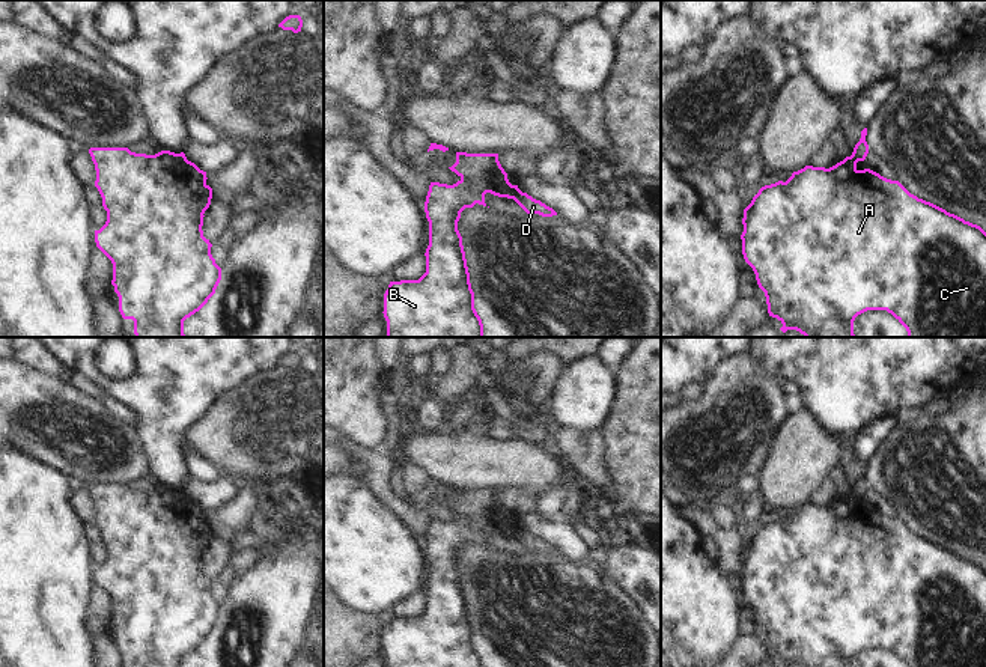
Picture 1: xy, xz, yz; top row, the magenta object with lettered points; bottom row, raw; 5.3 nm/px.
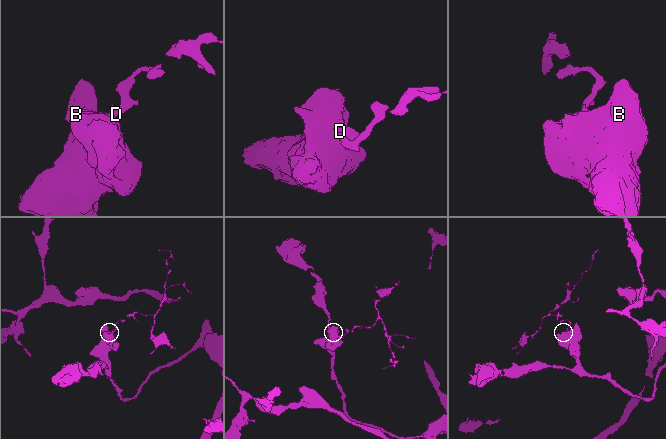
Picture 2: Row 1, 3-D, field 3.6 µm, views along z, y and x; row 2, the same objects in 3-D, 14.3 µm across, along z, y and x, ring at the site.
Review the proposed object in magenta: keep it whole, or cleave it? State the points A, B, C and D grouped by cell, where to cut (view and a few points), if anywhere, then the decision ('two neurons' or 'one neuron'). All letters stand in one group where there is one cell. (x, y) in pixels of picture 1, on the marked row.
A B C / D; cut in xz along (521, 191), (512, 197); two neurons

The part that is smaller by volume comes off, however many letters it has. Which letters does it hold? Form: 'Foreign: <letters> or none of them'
Foreign: D

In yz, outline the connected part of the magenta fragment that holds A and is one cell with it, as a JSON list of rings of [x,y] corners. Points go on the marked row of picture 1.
[[[851,155],[829,169],[805,166],[793,172],[786,182],[778,181],[762,187],[744,209],[742,254],[753,268],[759,288],[765,292],[769,316],[783,324],[780,328],[783,333],[796,330],[805,337],[855,337],[854,321],[867,310],[887,310],[906,328],[908,337],[986,337],[986,232],[918,199],[899,181],[887,179],[870,169],[858,170],[857,163],[858,160]]]

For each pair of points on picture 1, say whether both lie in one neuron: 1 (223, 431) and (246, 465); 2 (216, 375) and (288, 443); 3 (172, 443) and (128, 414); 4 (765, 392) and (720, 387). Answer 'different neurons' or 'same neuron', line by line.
1: same neuron
2: different neurons
3: different neurons
4: same neuron

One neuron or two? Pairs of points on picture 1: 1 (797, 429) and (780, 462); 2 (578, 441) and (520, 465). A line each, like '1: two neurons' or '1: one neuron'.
1: one neuron
2: two neurons

